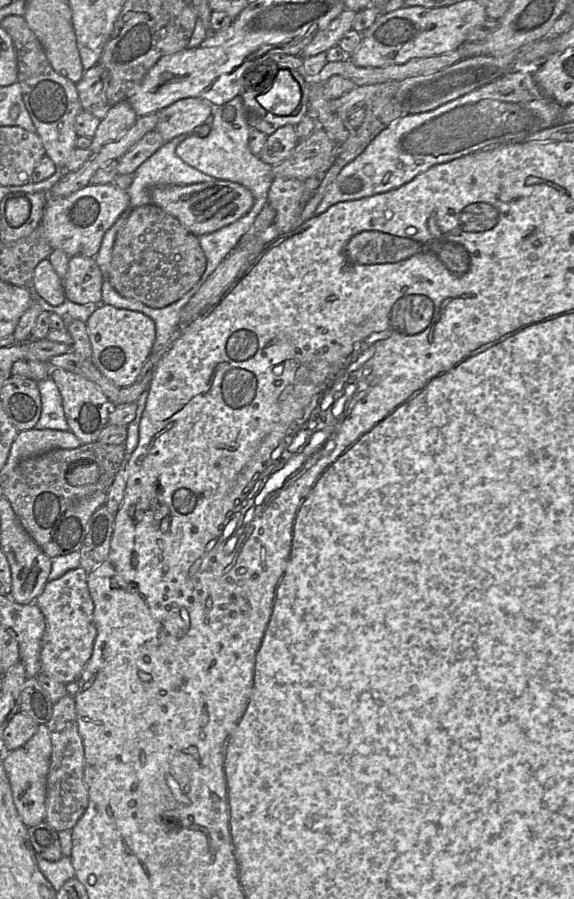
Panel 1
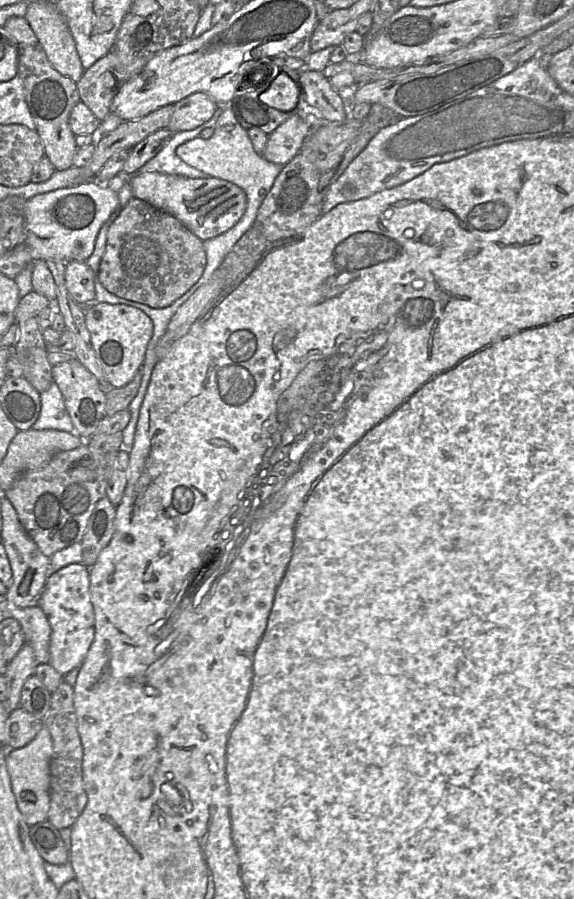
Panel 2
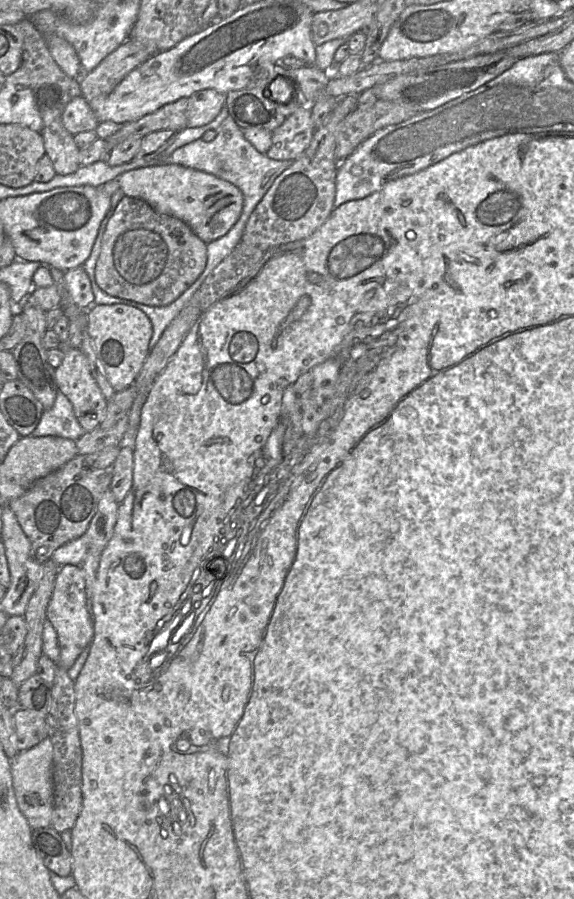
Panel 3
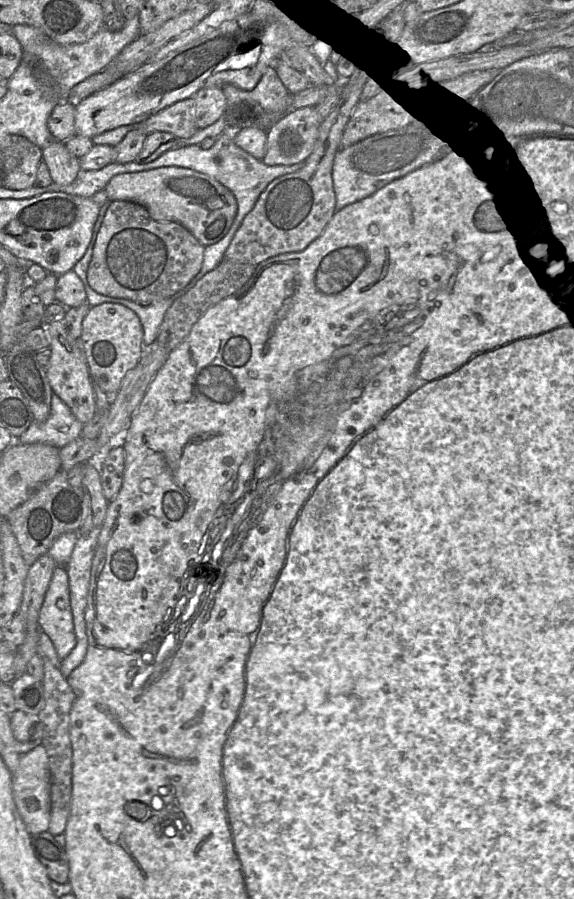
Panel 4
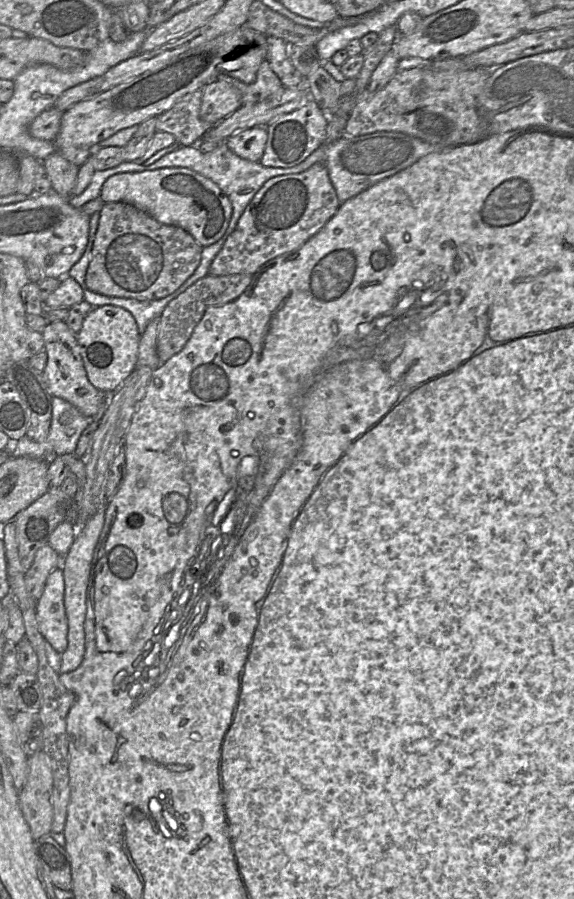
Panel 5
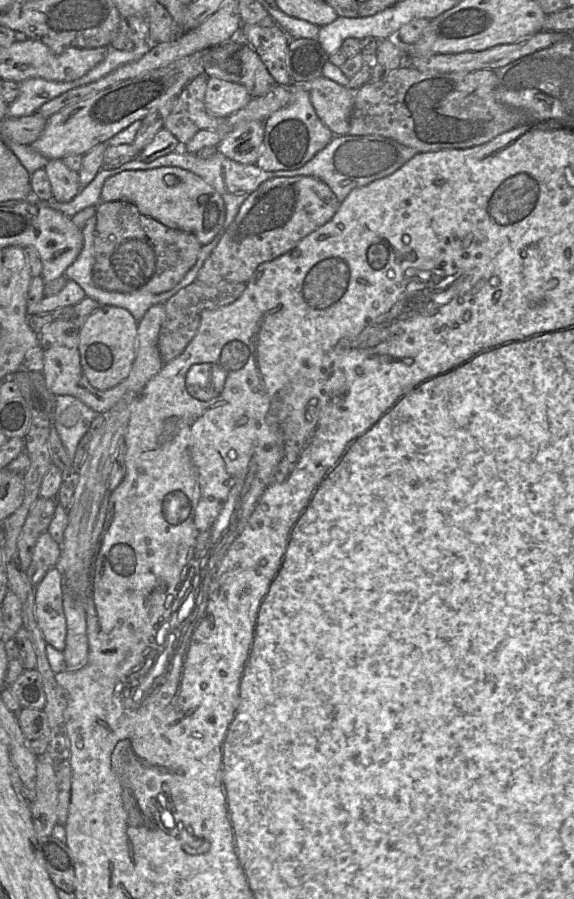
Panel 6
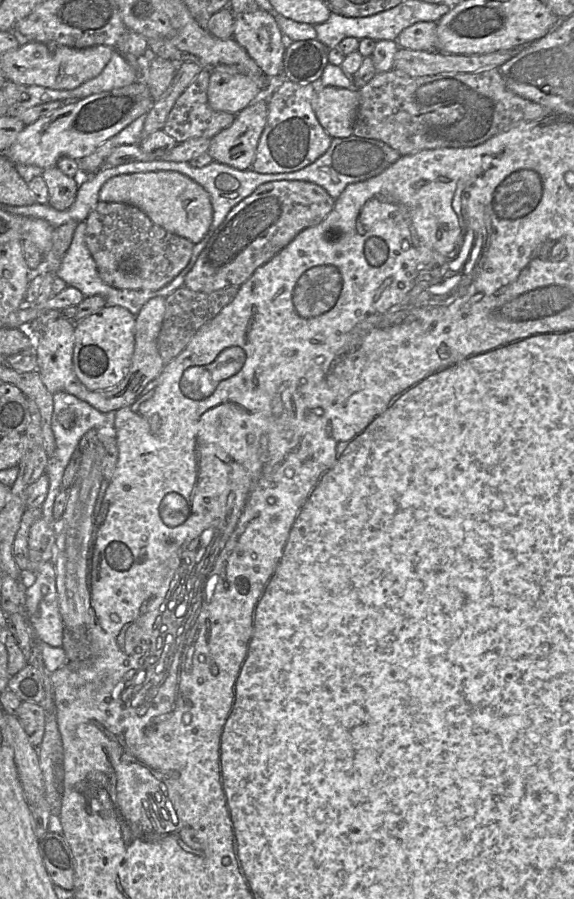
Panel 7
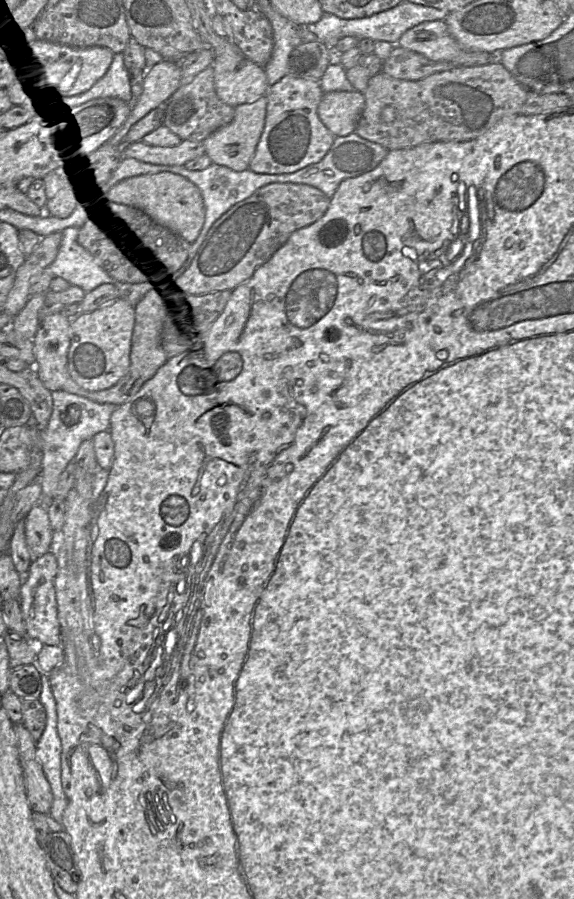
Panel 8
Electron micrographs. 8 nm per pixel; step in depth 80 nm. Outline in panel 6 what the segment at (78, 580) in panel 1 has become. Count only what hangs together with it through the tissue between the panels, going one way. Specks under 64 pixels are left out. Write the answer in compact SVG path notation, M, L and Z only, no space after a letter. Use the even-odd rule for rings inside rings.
M56 567L51 568L35 587L35 616L45 641L63 653L67 624L63 608L63 578Z

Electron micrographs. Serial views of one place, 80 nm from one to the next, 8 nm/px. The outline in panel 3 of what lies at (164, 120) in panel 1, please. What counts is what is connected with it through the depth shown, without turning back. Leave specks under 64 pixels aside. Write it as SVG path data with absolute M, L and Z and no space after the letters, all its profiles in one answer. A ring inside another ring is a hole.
M203 89L188 98L187 127L197 128L212 122L225 106L225 95Z

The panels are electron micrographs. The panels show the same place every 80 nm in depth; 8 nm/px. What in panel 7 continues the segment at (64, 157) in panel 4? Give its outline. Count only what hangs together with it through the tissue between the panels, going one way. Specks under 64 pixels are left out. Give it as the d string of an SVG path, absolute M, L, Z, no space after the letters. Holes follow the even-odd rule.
M57 166L43 170L42 177L46 182L52 208L65 211L76 199L80 178L65 175Z

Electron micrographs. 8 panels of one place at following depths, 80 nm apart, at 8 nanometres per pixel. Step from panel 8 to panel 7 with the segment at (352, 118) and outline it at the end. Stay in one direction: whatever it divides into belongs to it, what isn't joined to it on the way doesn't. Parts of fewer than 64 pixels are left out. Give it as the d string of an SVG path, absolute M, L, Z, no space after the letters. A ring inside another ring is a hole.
M319 86L314 100L315 115L332 138L345 138L353 134L354 121L360 106L357 88Z

